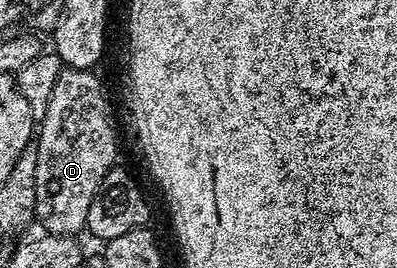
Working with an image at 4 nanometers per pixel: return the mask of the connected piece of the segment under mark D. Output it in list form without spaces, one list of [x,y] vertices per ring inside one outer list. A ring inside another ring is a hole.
[[[64,67],[60,72],[56,88],[54,89],[54,97],[50,97],[50,109],[46,109],[46,117],[39,120],[38,123],[38,142],[35,144],[38,153],[38,161],[36,162],[36,214],[35,222],[41,223],[45,227],[43,229],[49,236],[79,236],[79,231],[83,232],[88,225],[88,214],[90,213],[90,201],[94,201],[94,197],[100,192],[102,181],[106,177],[106,173],[117,166],[116,159],[116,119],[112,116],[112,103],[108,100],[108,91],[104,88],[102,80],[96,76],[95,70],[89,69],[83,71],[77,67]],[[52,111],[68,111],[68,115],[52,115]]]

